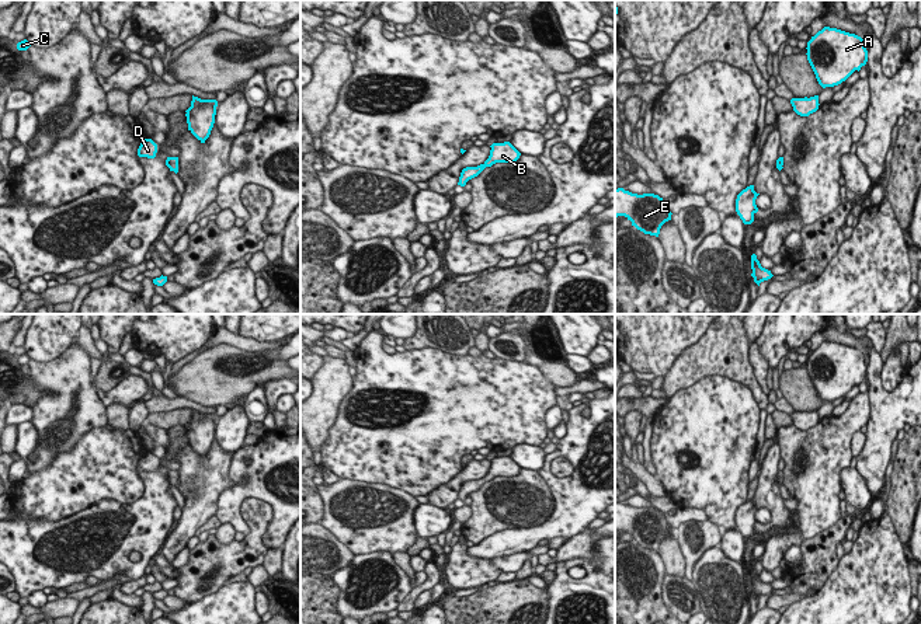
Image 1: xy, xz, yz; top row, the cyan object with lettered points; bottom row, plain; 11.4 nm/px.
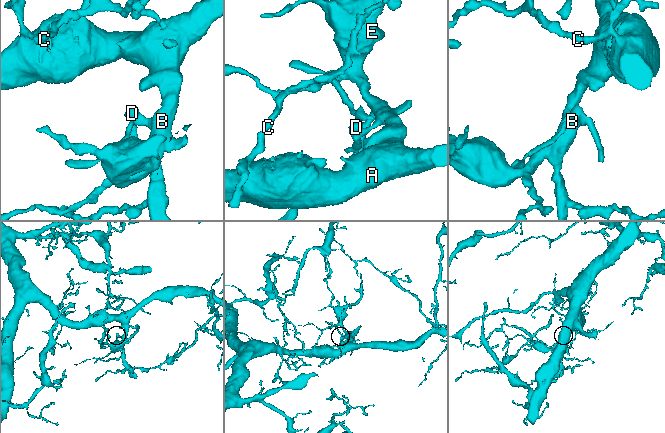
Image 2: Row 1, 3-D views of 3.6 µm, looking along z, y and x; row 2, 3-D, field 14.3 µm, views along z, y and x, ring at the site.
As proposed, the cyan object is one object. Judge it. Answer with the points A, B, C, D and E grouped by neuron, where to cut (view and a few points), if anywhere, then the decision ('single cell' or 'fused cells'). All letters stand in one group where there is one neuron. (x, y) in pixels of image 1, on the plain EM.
A B C D E | no cut | single cell

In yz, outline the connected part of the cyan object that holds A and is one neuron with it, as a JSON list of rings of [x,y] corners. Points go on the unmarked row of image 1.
[[[824,341],[807,356],[807,374],[819,398],[834,401],[868,376],[865,355],[837,342]]]

